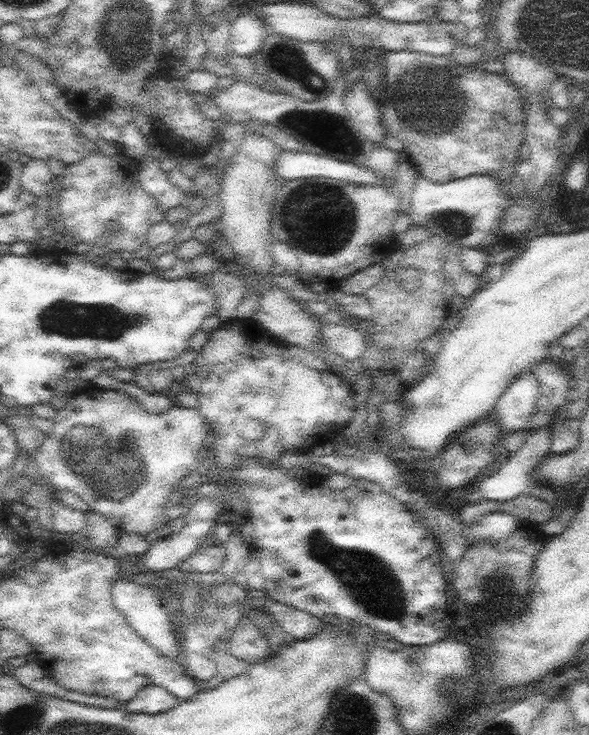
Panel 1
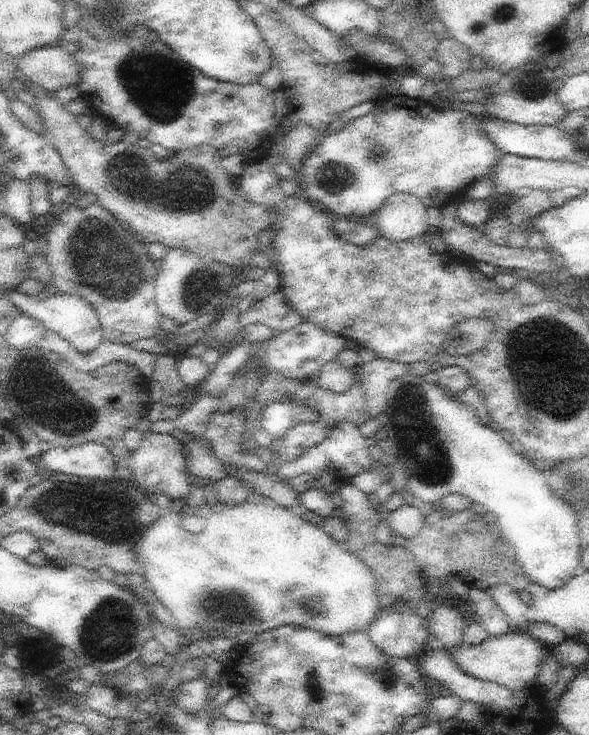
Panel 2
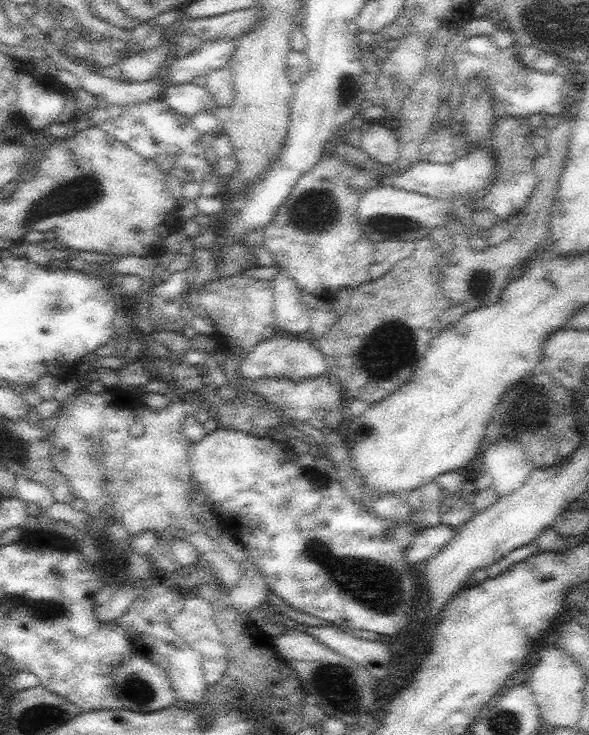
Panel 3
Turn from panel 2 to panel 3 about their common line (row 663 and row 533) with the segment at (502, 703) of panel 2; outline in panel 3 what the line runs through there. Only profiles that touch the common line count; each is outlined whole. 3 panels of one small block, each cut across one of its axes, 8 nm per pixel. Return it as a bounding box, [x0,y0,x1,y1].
[404,524,460,566]

